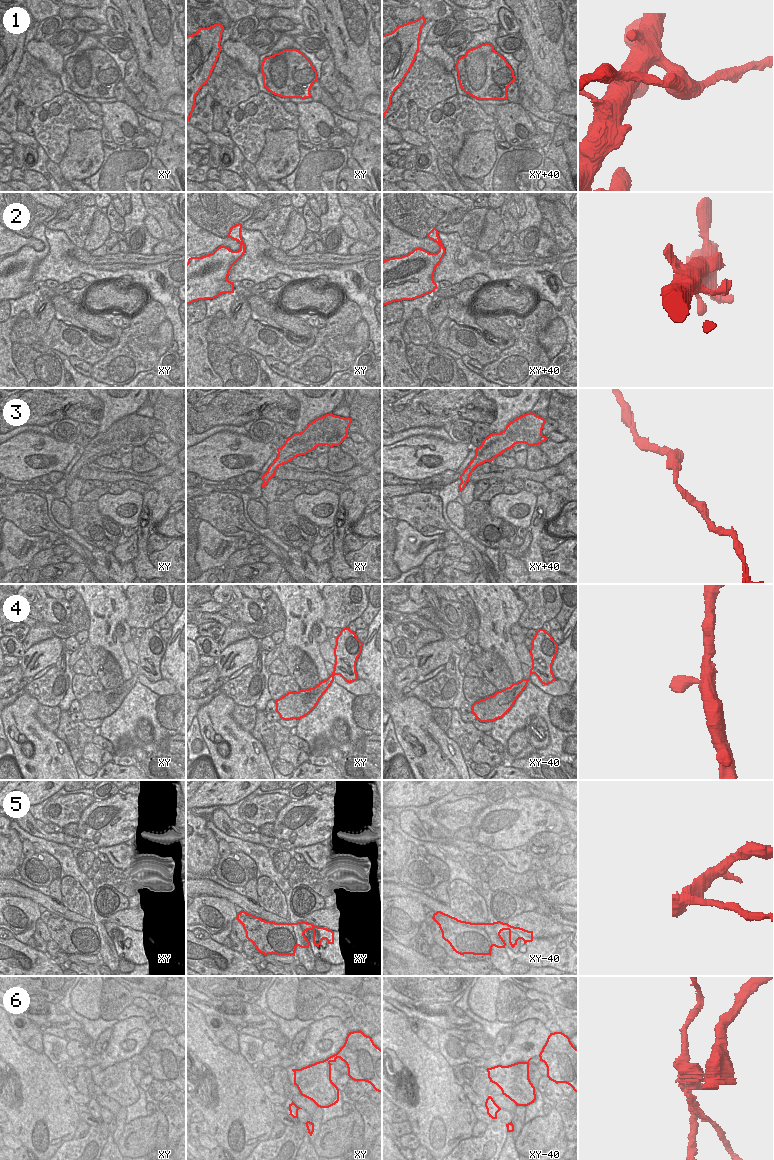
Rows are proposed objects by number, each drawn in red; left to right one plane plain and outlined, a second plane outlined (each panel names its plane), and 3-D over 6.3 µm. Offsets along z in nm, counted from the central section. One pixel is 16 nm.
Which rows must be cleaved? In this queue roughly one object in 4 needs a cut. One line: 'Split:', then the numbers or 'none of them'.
Split: 1, 5, 6

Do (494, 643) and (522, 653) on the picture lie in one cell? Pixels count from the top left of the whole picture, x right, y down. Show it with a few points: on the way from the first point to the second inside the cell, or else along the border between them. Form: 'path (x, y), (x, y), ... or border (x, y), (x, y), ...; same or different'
border (515, 644), (515, 654), (521, 662); different

